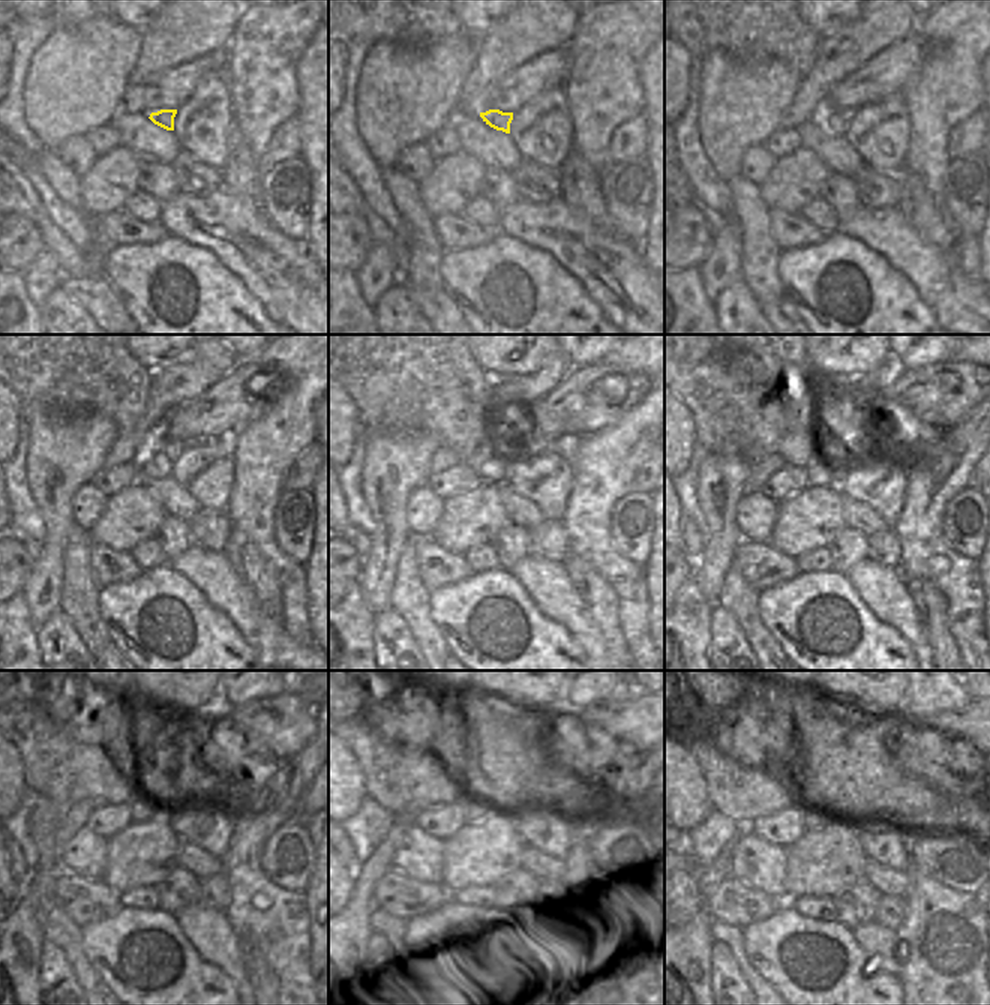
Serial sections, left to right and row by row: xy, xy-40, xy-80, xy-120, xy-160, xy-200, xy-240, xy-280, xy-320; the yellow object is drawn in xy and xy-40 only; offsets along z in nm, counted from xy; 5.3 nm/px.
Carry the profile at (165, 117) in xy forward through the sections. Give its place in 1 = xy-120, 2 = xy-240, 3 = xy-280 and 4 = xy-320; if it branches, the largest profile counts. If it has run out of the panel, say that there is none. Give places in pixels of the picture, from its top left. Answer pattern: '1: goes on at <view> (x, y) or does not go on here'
1: goes on at xy-120 (156, 462)
2: goes on at xy-240 (144, 809)
3: goes on at xy-280 (477, 810)
4: goes on at xy-320 (813, 815)

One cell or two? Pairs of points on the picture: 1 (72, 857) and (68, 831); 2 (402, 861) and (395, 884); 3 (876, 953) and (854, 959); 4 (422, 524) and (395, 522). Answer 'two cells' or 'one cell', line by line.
1: two cells
2: two cells
3: two cells
4: two cells

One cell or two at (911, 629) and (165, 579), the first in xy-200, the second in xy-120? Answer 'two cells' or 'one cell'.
two cells

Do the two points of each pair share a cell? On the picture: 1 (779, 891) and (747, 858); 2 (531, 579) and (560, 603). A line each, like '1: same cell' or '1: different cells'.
1: same cell
2: same cell

